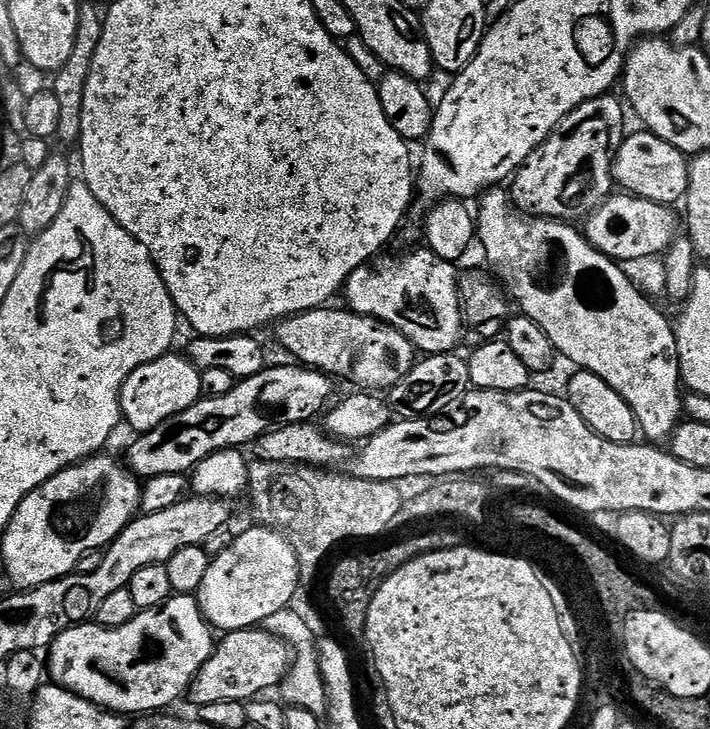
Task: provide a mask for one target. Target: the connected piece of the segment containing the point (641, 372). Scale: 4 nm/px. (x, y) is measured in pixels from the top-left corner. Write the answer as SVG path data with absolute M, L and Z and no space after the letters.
M500 186L488 189L487 192L483 193L483 195L479 197L478 203L480 203L480 212L478 208L478 215L476 216L476 235L478 237L478 244L481 244L481 246L484 247L484 256L486 259L488 259L489 264L487 264L487 267L491 269L491 271L495 273L495 275L499 277L499 279L502 281L503 287L507 289L507 291L510 293L511 299L514 301L514 304L514 299L516 299L516 304L518 307L520 307L517 309L519 309L519 311L523 313L523 315L529 316L530 319L534 322L538 322L538 326L542 326L542 330L546 330L546 338L550 338L550 342L552 343L552 345L554 345L554 347L556 347L557 353L559 353L561 357L565 356L565 358L568 359L570 363L576 364L572 366L575 366L577 369L589 372L590 374L598 374L598 378L602 378L602 382L606 382L606 386L614 386L614 390L618 390L618 394L622 394L622 398L626 398L626 402L630 402L630 410L634 410L634 418L638 422L640 432L642 433L643 439L645 441L667 441L669 437L671 437L672 433L675 432L676 425L681 423L682 420L682 391L680 392L680 387L682 387L682 381L680 379L680 359L678 358L678 342L676 341L677 329L674 327L673 321L671 324L671 322L668 321L667 318L664 317L663 314L660 313L659 310L651 304L651 302L653 301L649 299L649 297L645 295L645 293L642 292L640 288L636 286L635 282L633 282L630 277L627 277L626 274L623 273L621 265L617 263L617 261L612 260L611 258L609 258L609 256L603 256L601 252L597 250L597 248L594 248L592 246L592 243L588 241L583 231L581 231L579 227L573 226L571 223L565 222L563 220L549 220L547 218L541 218L539 216L530 216L521 212L520 209L517 208L515 204L513 204L511 195L509 195L509 193L505 191L503 187Z

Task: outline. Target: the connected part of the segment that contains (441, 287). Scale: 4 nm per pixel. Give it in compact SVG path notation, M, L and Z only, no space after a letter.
M420 246L404 261L377 259L363 264L345 282L342 297L347 311L373 316L397 328L412 345L424 354L448 354L460 340L462 303L457 265L438 258L427 247Z

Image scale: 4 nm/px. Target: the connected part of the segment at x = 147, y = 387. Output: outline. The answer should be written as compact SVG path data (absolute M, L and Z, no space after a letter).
M176 355L159 356L154 362L138 366L138 370L126 378L120 391L120 414L123 423L133 428L133 433L143 434L154 430L201 399L200 369L192 365L187 355Z

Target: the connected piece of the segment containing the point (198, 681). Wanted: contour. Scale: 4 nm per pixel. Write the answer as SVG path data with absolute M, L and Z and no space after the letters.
M263 627L229 632L219 637L210 658L192 679L190 697L196 706L210 702L251 702L263 697L267 688L279 689L293 661L294 652L288 641L281 640Z

